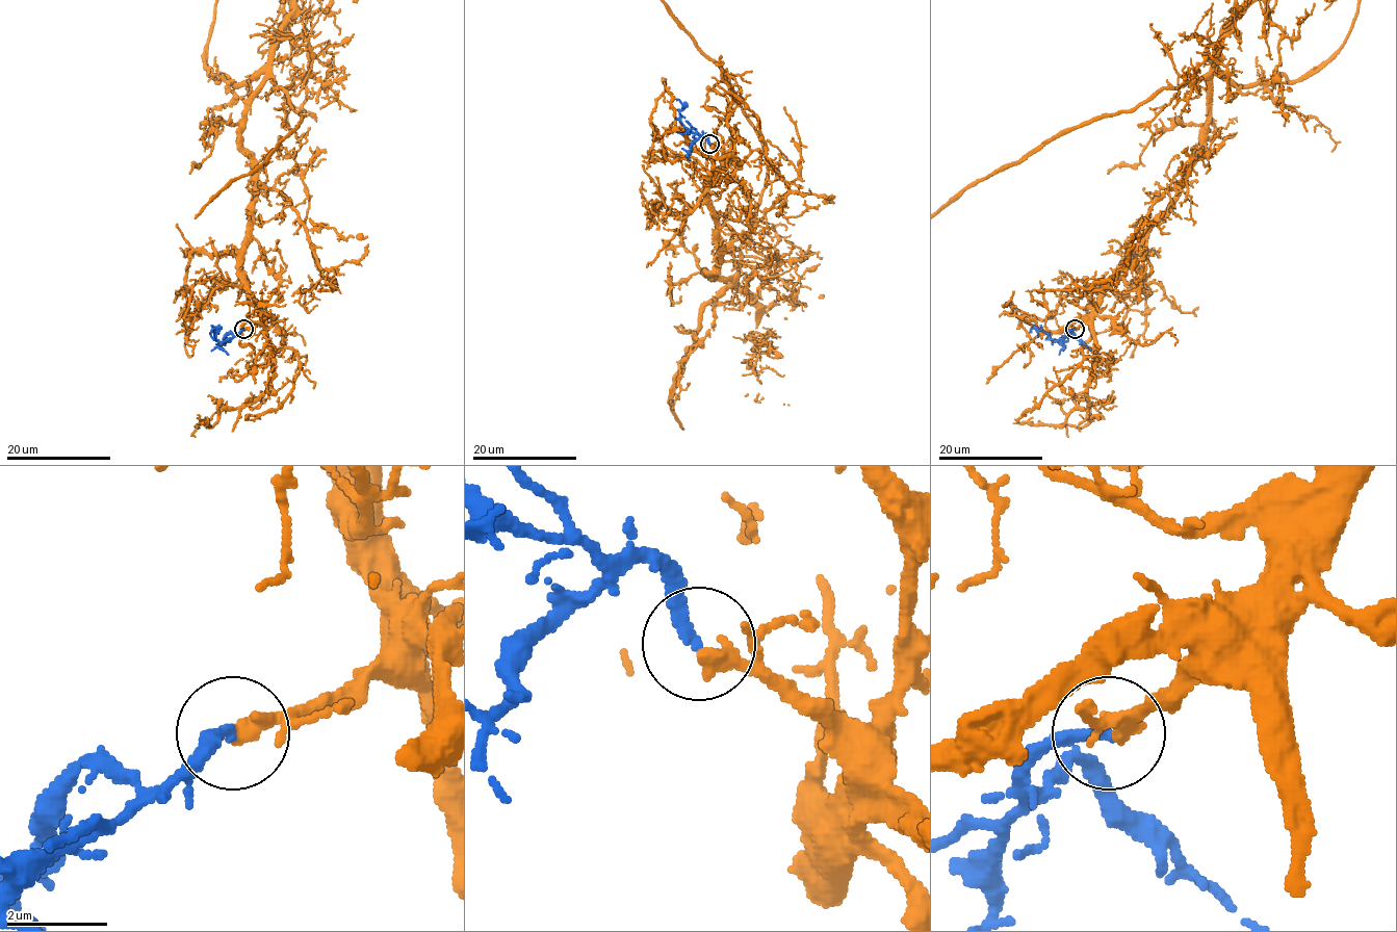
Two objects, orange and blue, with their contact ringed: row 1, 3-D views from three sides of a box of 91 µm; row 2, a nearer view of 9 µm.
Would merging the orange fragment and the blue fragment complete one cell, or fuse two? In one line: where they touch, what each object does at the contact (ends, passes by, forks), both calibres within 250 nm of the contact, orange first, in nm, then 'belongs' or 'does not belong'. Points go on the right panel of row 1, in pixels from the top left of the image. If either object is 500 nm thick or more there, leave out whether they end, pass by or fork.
(1075, 329) | orange ends | blue ends | 360/240 nm | belongs

